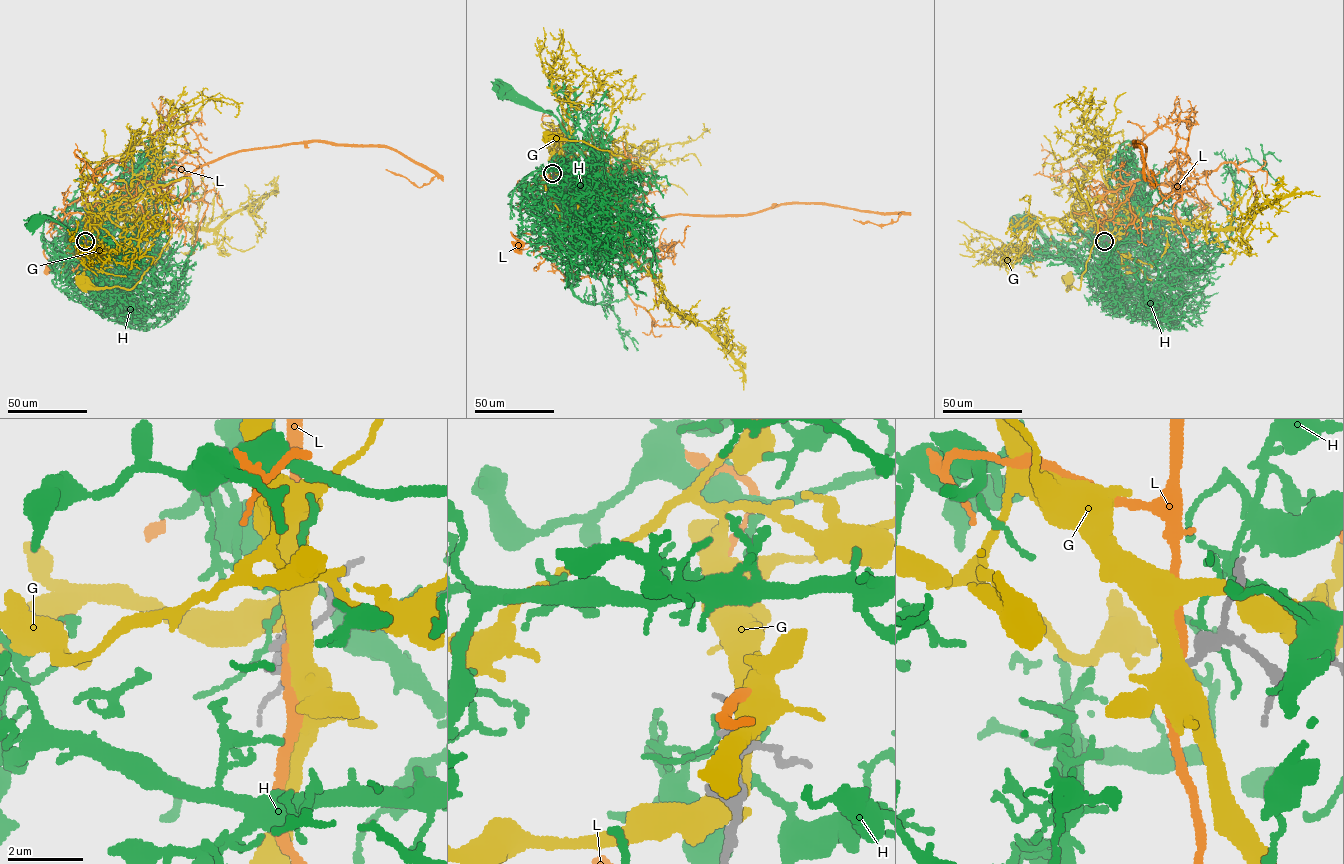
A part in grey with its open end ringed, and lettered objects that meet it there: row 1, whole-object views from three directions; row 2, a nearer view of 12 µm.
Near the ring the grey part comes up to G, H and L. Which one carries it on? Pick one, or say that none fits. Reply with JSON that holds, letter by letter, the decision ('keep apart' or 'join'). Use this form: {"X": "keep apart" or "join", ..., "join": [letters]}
{"G": "keep apart", "H": "keep apart", "L": "keep apart", "join": []}

